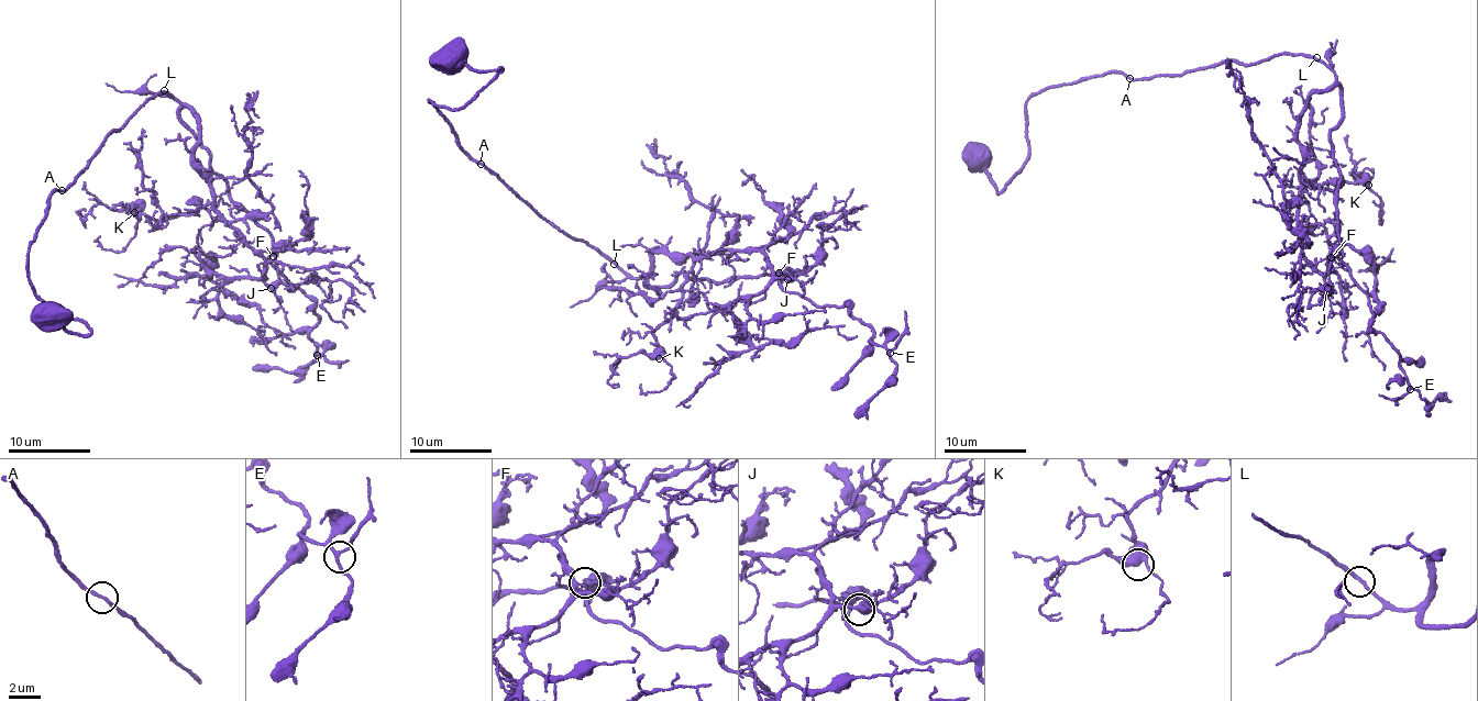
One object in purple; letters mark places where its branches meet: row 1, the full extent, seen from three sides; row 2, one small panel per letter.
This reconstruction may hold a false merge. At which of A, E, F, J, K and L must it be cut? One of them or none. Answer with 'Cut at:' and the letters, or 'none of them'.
Cut at: none of them

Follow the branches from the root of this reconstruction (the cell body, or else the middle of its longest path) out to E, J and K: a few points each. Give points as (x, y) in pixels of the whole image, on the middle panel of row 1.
E: (615, 264), (660, 288), (684, 273), (719, 284), (774, 276), (819, 307), (848, 302), (890, 353)
J: (615, 264), (660, 288), (684, 273), (719, 284), (787, 271), (787, 279)
K: (615, 264), (641, 277), (649, 273), (653, 249), (691, 256), (683, 295), (670, 318), (652, 333), (659, 358)

